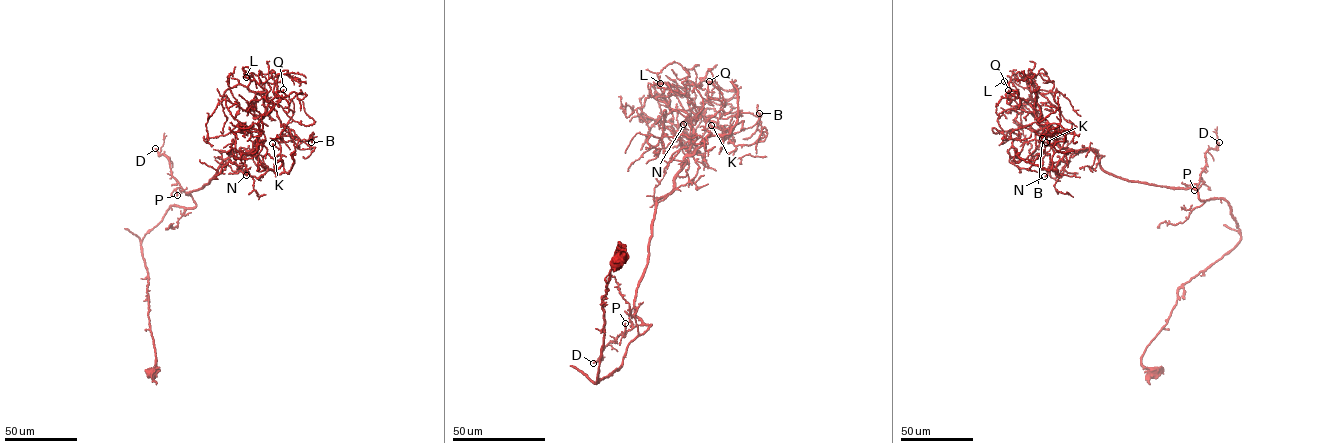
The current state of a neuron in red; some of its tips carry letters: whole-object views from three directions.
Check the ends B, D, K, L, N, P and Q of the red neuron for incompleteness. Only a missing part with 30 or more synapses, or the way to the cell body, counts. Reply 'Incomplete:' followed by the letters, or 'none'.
Incomplete: D, P, Q

